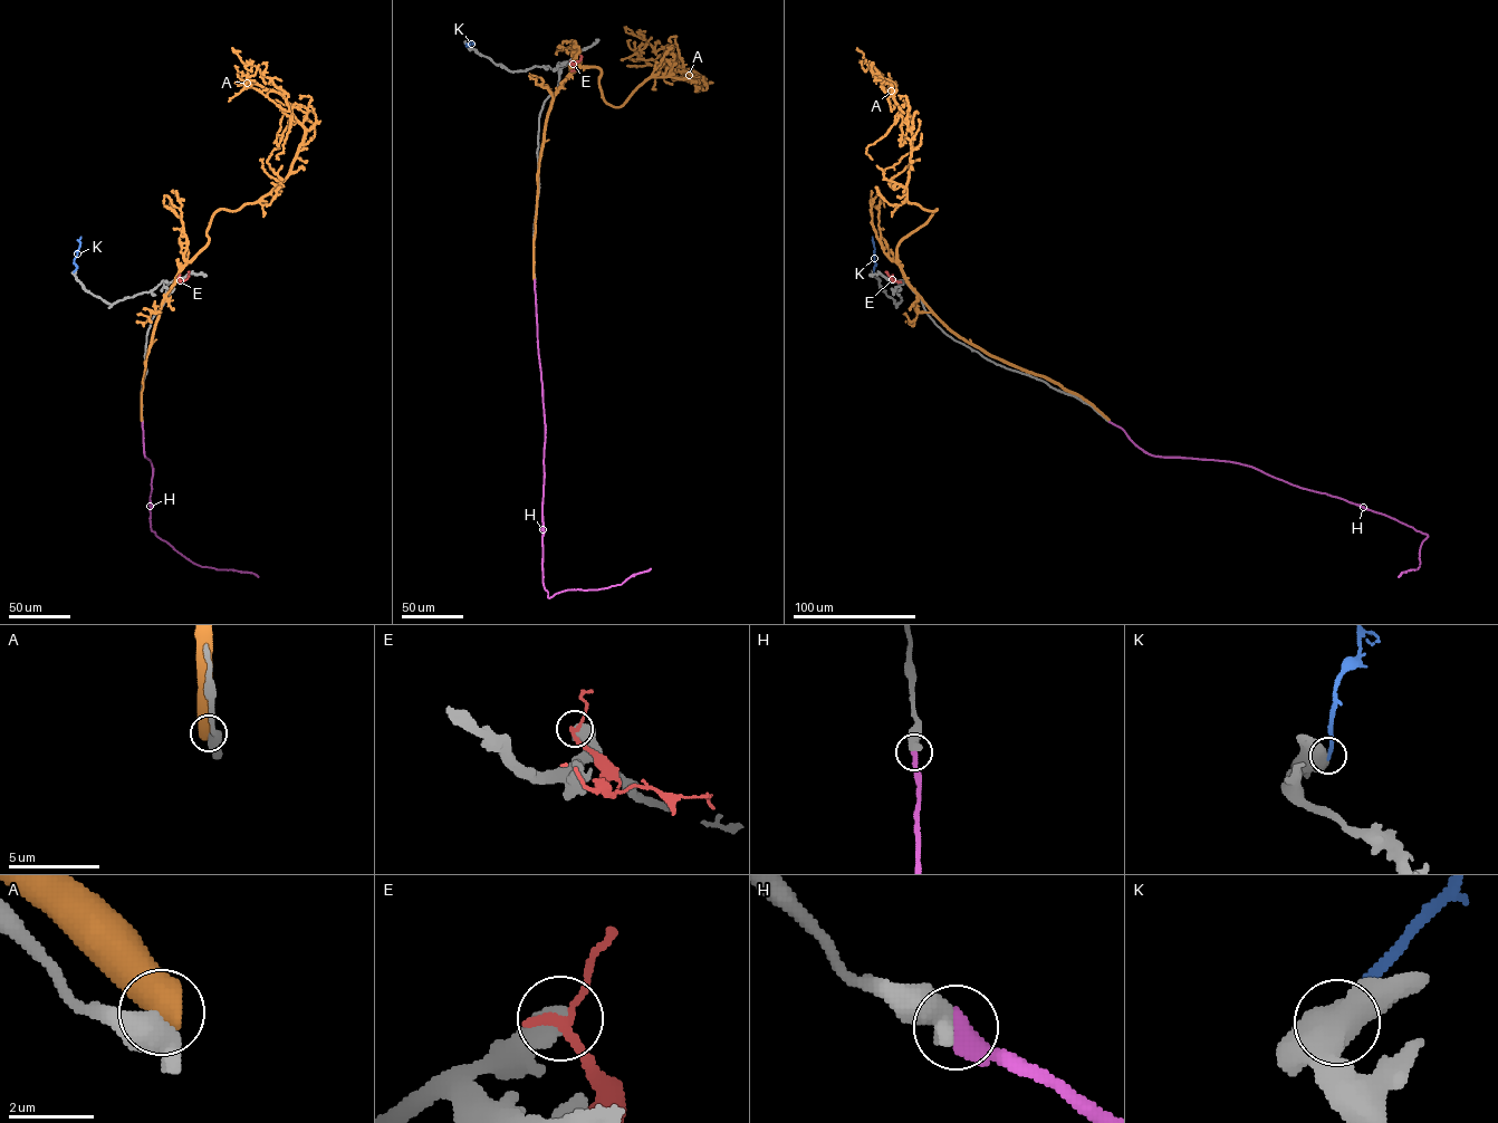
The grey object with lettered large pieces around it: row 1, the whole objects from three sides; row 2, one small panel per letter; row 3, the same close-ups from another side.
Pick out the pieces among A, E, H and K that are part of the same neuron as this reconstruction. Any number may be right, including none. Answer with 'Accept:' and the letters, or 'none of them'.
Accept: H

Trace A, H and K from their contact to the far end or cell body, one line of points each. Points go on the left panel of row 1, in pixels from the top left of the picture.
A: (142, 420), (164, 297), (208, 243), (212, 217), (268, 194), (304, 135), (280, 90), (240, 51)
H: (142, 421), (144, 454), (153, 468), (152, 531), (201, 566), (258, 576)
K: (74, 271), (80, 237)

